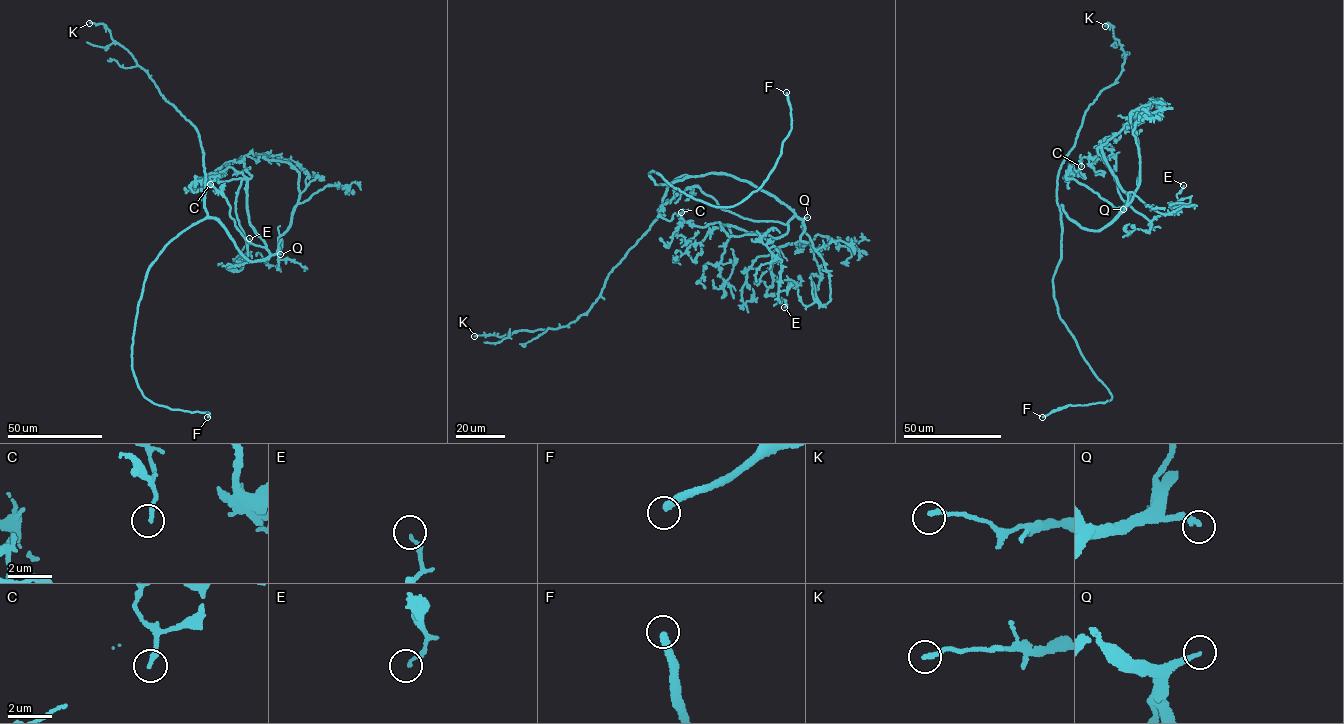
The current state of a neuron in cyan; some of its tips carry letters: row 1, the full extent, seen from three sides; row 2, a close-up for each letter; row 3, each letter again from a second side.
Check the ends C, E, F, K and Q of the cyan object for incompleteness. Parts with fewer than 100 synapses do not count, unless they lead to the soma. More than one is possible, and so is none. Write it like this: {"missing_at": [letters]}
{"missing_at": ["F", "Q"]}

